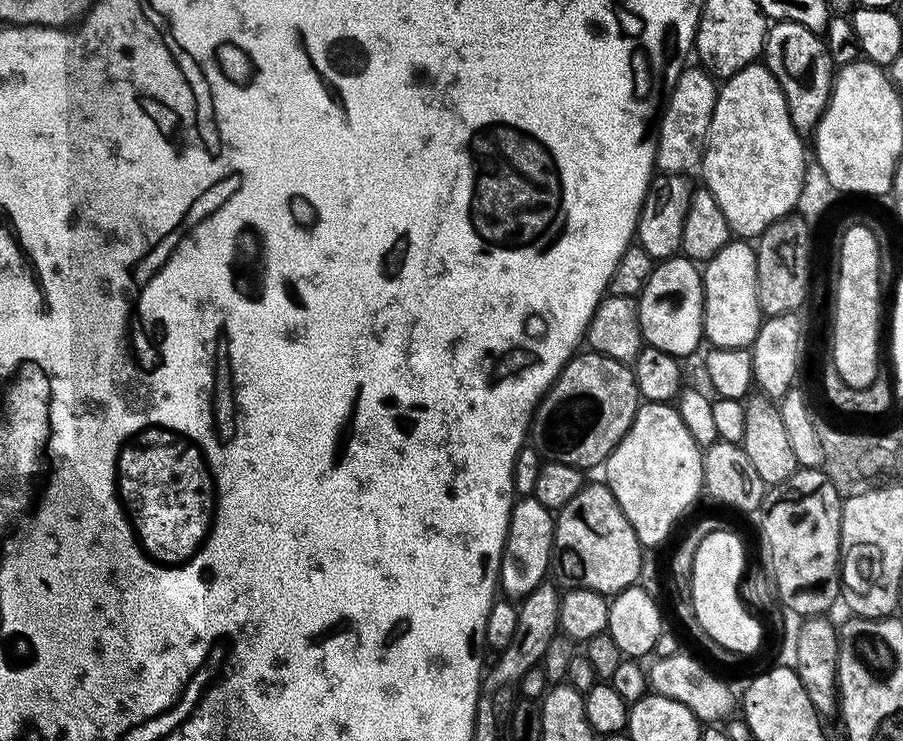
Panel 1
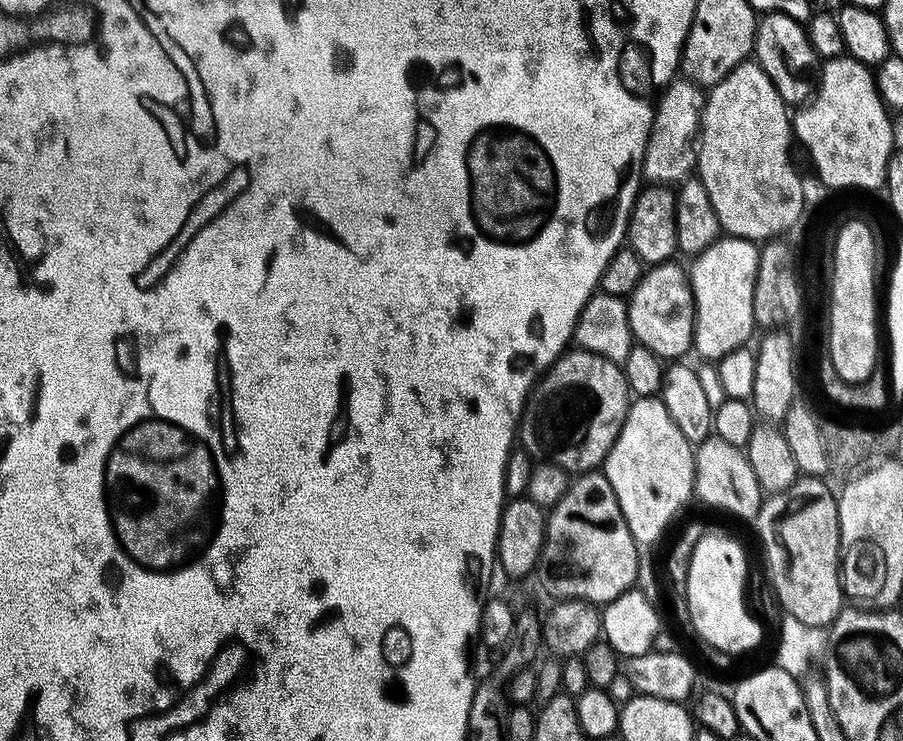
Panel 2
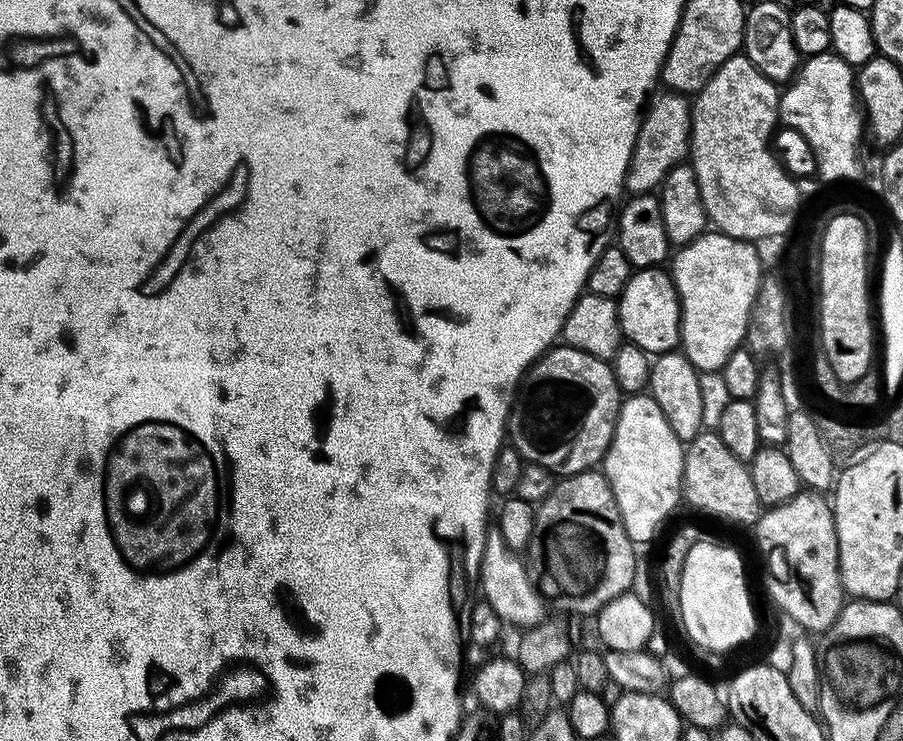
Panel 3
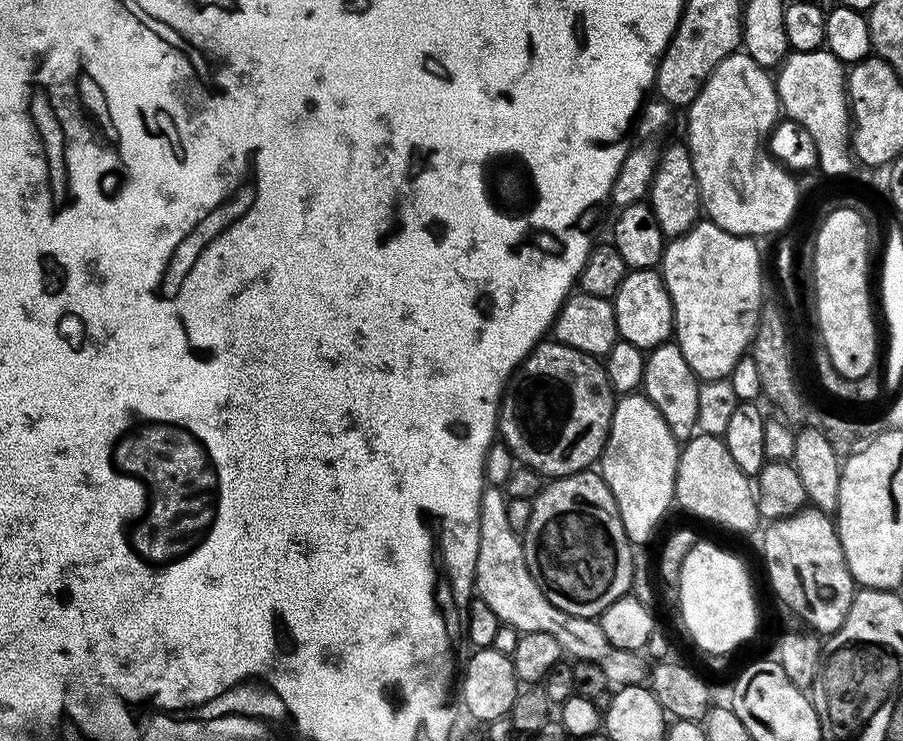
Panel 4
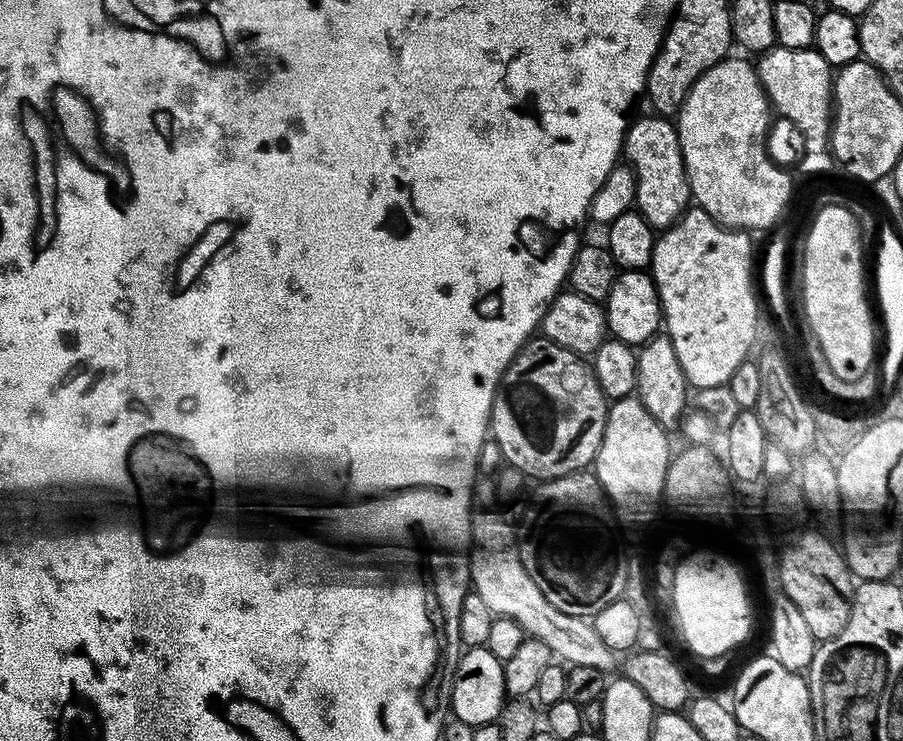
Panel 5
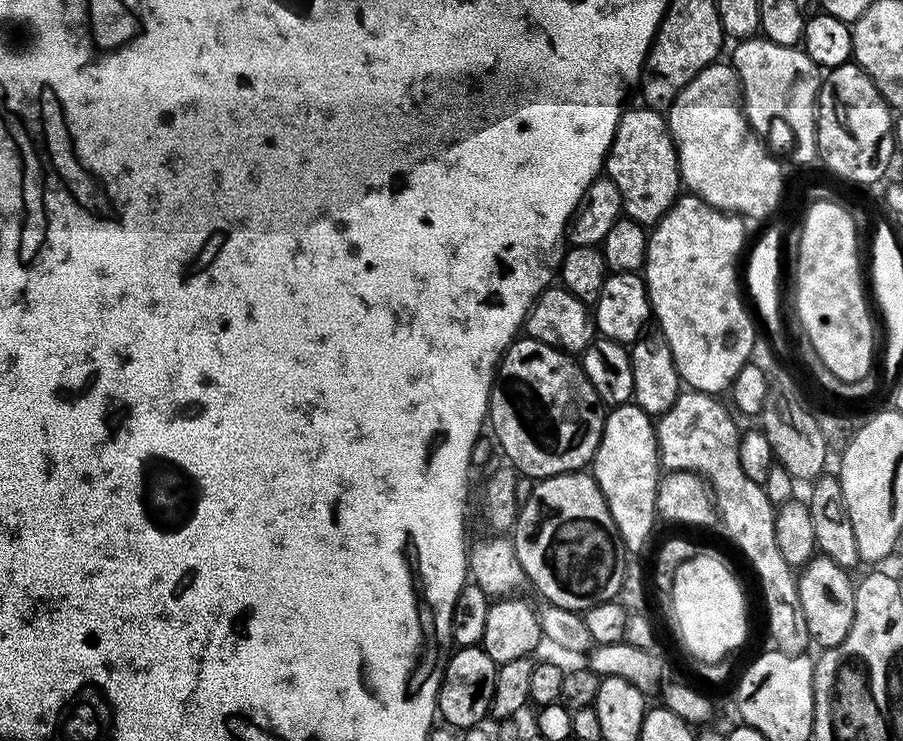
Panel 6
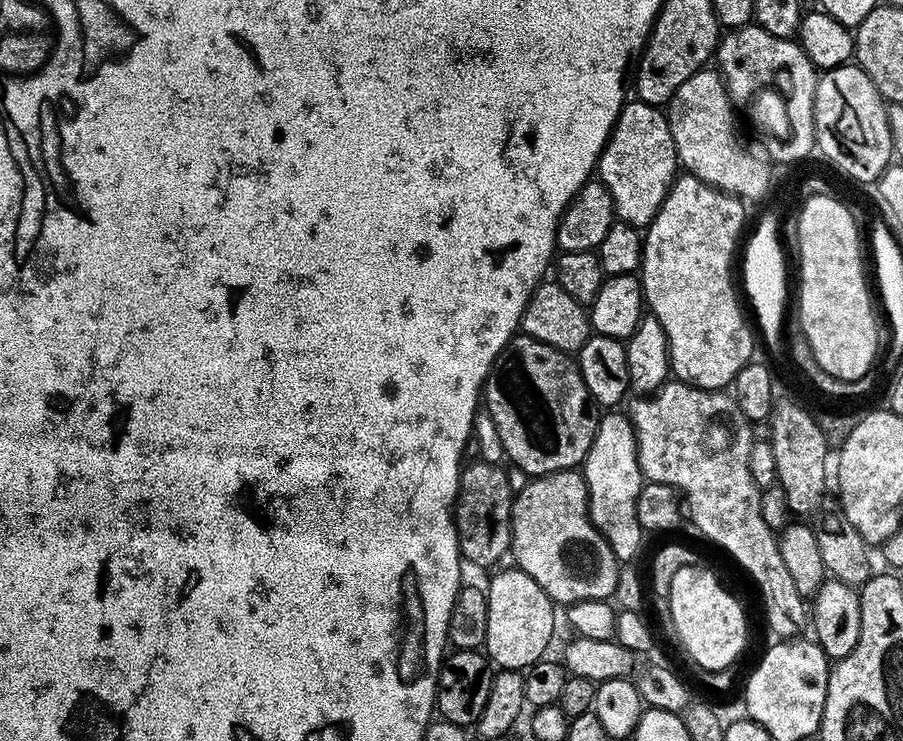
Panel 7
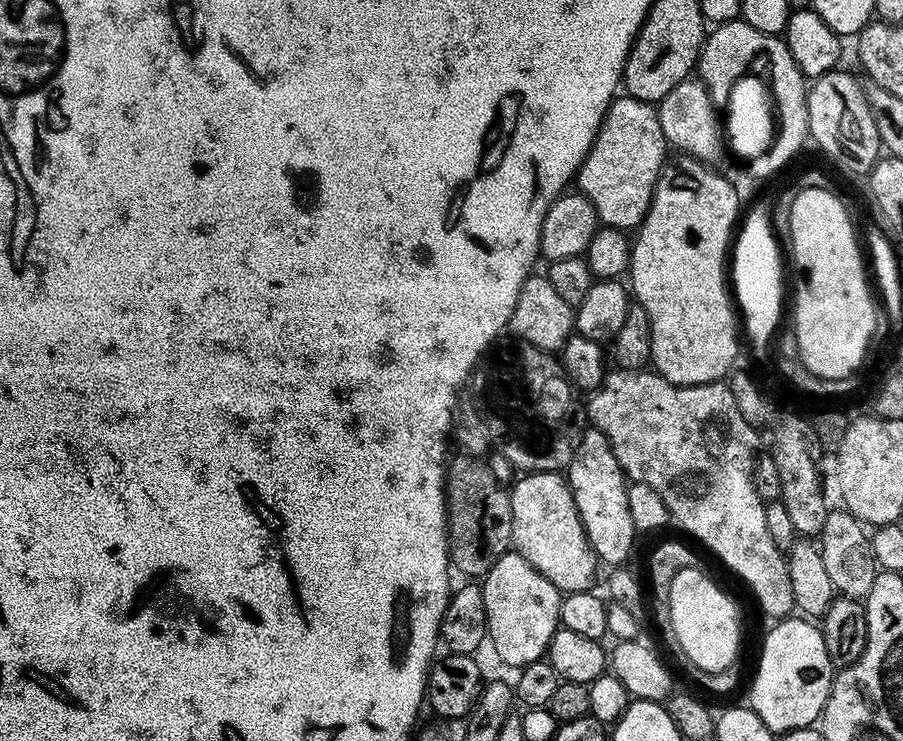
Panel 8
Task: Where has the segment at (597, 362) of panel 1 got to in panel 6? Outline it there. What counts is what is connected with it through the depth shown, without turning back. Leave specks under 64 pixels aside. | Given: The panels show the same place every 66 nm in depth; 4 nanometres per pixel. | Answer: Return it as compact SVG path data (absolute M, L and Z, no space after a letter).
M531 338L517 339L504 351L504 359L500 361L492 382L487 419L490 428L492 424L496 431L501 450L508 455L507 463L521 477L532 476L533 481L538 481L547 476L587 469L603 438L605 415L600 395L594 390L590 378L586 378L583 363L575 355Z

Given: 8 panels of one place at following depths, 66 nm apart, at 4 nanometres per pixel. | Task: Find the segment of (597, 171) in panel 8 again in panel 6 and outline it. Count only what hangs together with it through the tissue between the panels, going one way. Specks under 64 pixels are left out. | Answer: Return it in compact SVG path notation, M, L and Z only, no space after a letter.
M647 106L629 107L621 111L620 121L612 139L612 149L606 157L606 174L618 186L624 203L623 215L629 220L637 220L645 226L655 226L672 209L682 192L680 163L676 157L676 144L668 133L668 121L663 111Z

